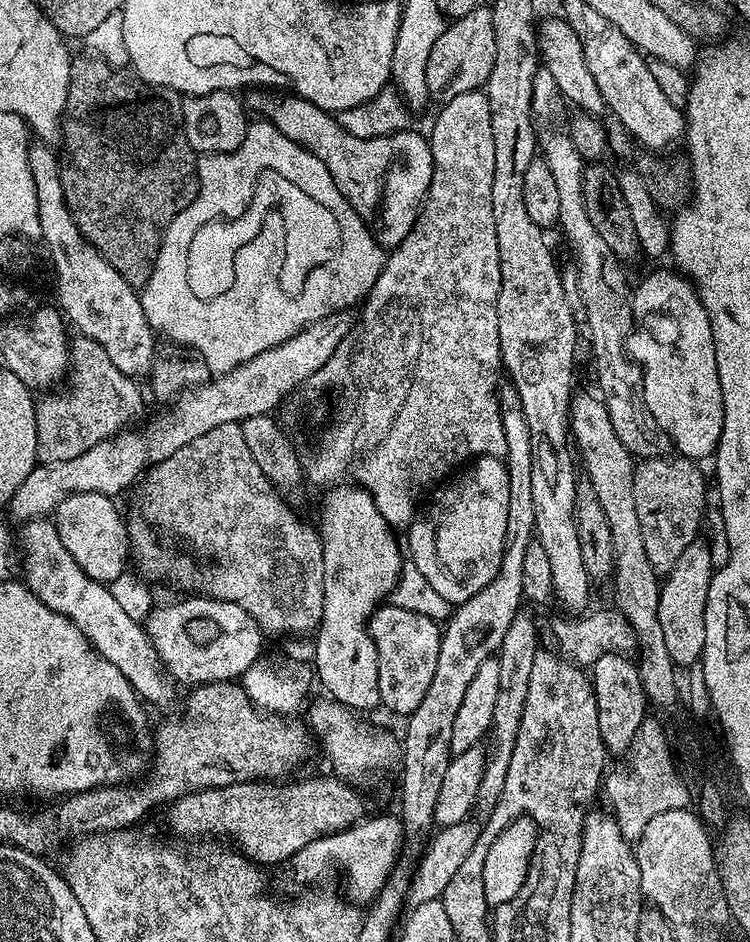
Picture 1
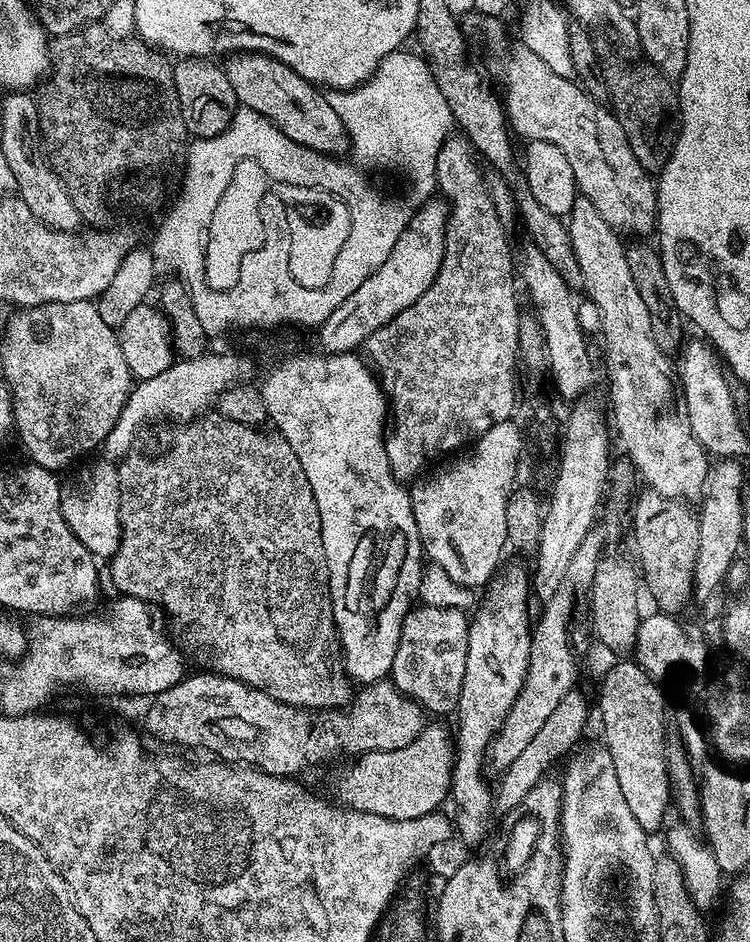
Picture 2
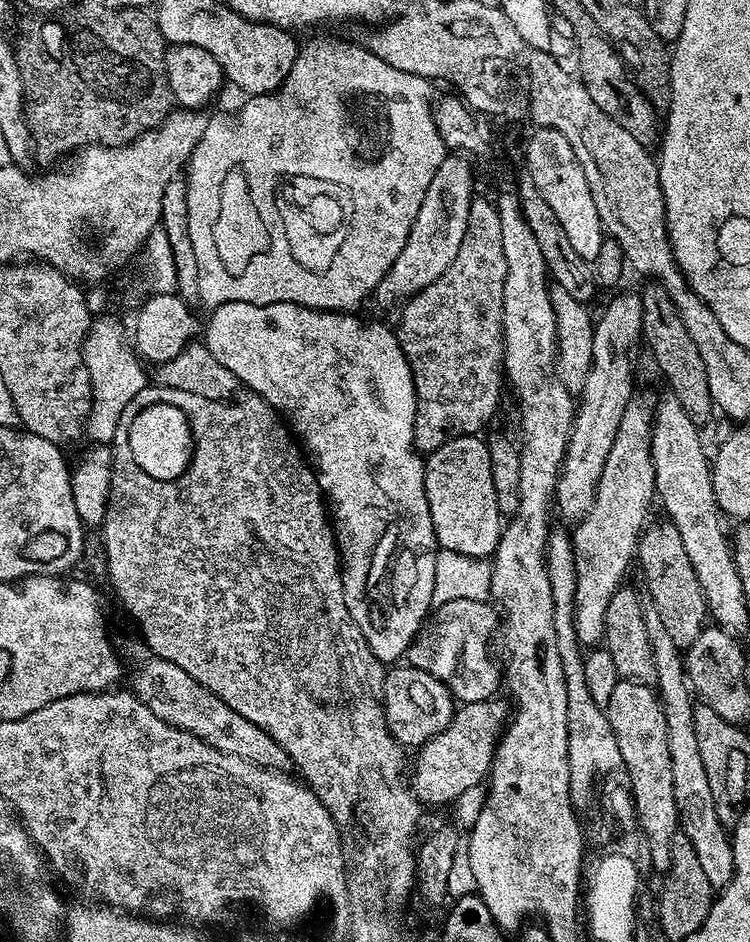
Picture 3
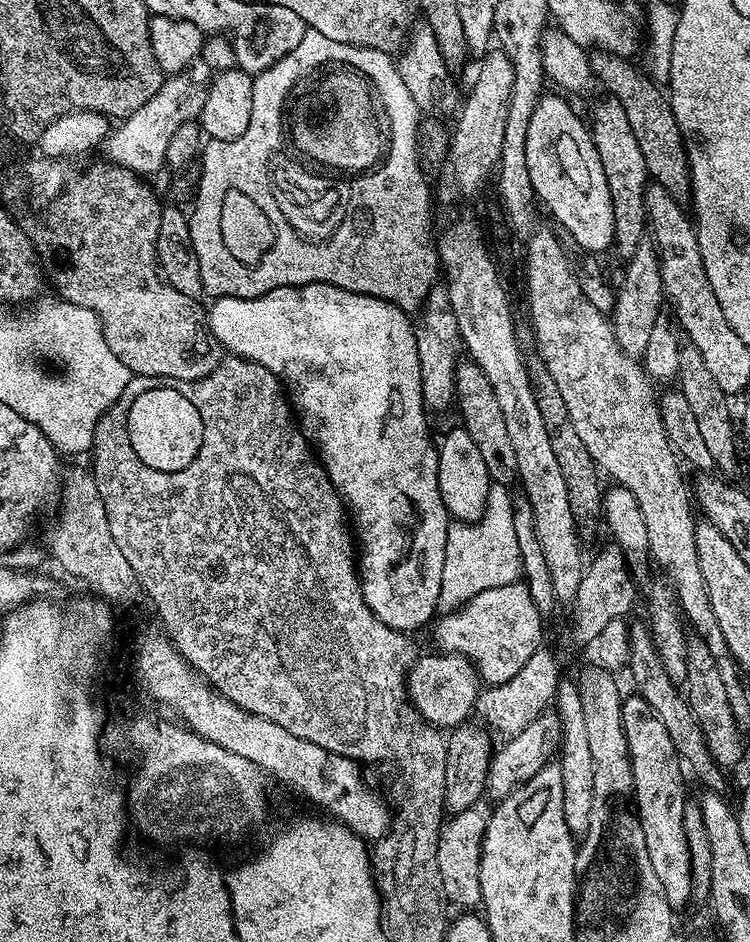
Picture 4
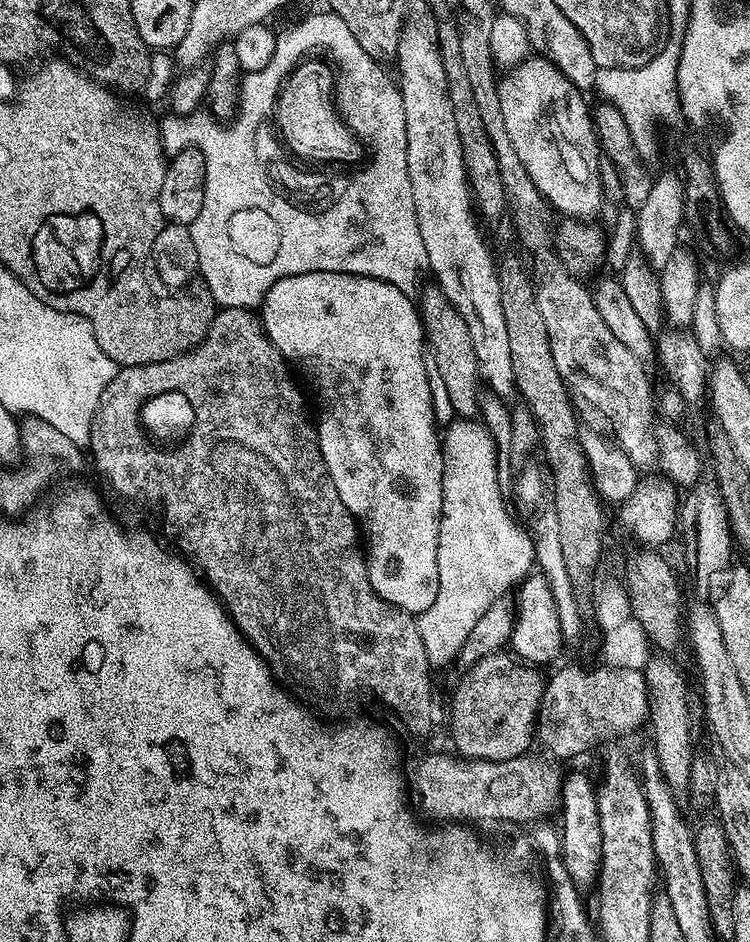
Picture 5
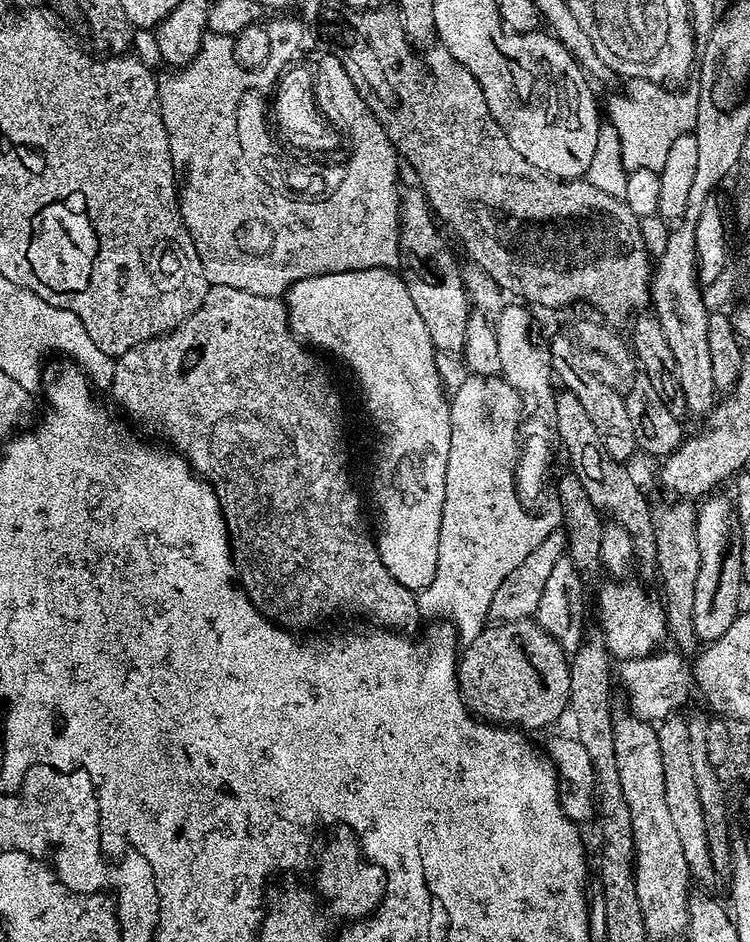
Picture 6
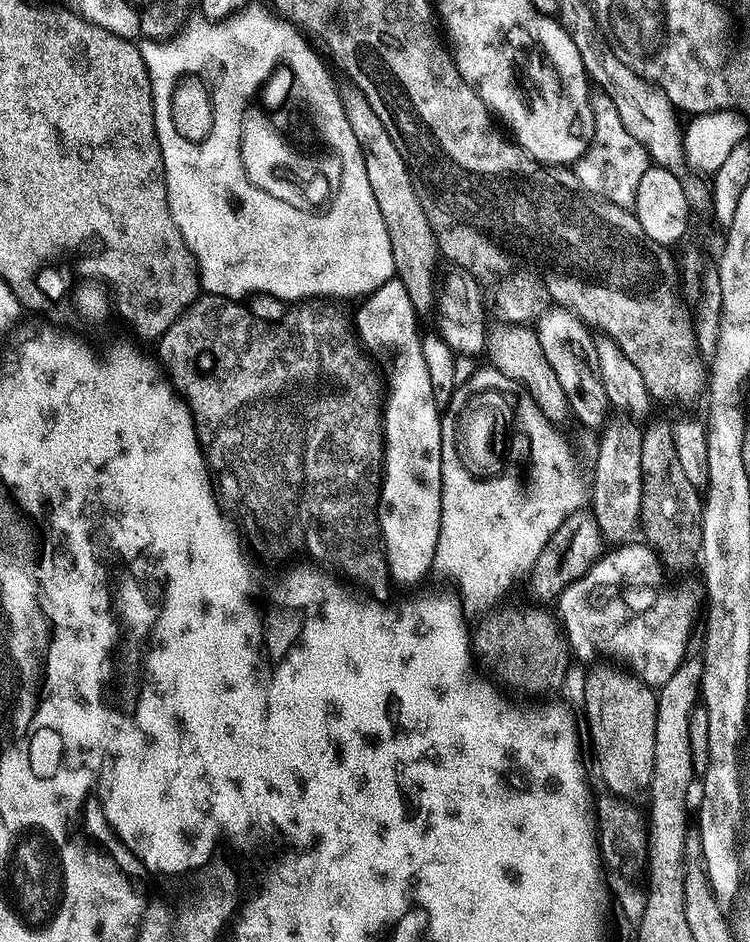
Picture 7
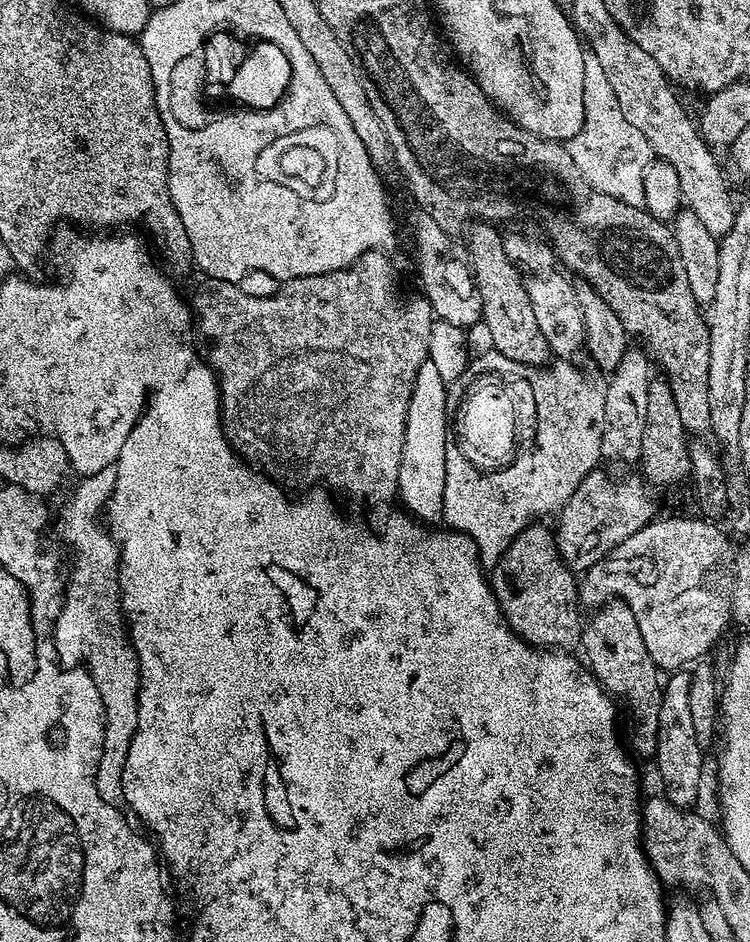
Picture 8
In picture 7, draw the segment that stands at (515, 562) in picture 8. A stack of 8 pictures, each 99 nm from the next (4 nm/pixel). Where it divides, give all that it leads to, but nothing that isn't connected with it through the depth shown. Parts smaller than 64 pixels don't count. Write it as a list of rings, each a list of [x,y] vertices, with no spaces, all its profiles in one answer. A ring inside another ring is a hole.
[[[501,607],[485,615],[478,636],[473,635],[470,644],[479,663],[481,660],[501,685],[509,684],[528,696],[544,696],[563,686],[570,651],[557,617],[552,612],[543,612],[543,607],[534,607],[538,608]]]

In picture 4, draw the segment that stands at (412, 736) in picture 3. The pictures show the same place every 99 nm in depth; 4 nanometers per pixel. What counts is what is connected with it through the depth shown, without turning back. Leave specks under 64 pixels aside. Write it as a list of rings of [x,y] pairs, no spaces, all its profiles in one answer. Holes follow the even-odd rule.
[[[434,652],[432,656],[421,655],[408,672],[408,678],[405,681],[406,694],[409,703],[419,713],[421,717],[433,727],[444,730],[451,730],[465,723],[473,713],[476,704],[476,697],[480,693],[480,679],[476,667],[467,657],[462,657],[456,653]]]

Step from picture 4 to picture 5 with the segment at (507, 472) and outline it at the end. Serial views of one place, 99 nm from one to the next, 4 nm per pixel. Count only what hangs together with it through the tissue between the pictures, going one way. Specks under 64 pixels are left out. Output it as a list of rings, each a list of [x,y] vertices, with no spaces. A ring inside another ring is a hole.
[[[431,286],[418,296],[418,311],[424,322],[424,335],[430,349],[430,360],[434,372],[440,375],[444,383],[444,392],[452,403],[455,415],[460,418],[479,419],[492,431],[492,437],[498,442],[508,442],[512,436],[513,413],[508,413],[505,401],[486,390],[482,383],[480,359],[474,354],[474,342],[470,342],[470,330],[466,326],[466,318],[458,314],[458,310],[446,298],[439,286]]]

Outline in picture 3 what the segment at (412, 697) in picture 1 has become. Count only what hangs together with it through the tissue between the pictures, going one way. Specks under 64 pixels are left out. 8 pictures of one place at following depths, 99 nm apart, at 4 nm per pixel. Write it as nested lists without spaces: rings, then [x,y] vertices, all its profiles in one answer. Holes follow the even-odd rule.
[[[458,598],[439,605],[421,624],[406,653],[409,665],[428,671],[441,680],[460,704],[495,697],[496,687],[500,688],[502,684],[501,665],[495,664],[488,653],[488,642],[490,646],[498,627],[498,612],[484,603],[488,602],[480,598]]]

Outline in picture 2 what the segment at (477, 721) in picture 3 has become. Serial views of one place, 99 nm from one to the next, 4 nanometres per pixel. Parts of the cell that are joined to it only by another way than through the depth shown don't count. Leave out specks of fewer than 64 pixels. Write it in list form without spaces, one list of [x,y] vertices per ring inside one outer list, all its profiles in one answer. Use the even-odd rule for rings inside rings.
[[[432,722],[425,723],[424,728],[408,746],[399,747],[394,750],[386,750],[385,752],[365,752],[356,759],[353,759],[351,761],[353,764],[350,765],[349,768],[342,769],[332,780],[332,792],[336,795],[336,798],[334,798],[335,803],[353,812],[369,812],[375,816],[384,816],[387,820],[413,820],[414,818],[422,818],[426,814],[437,811],[437,809],[441,807],[440,803],[442,803],[444,799],[446,801],[449,799],[452,790],[452,768],[455,766],[455,758],[456,745],[449,726],[447,728],[444,724],[432,724]]]

